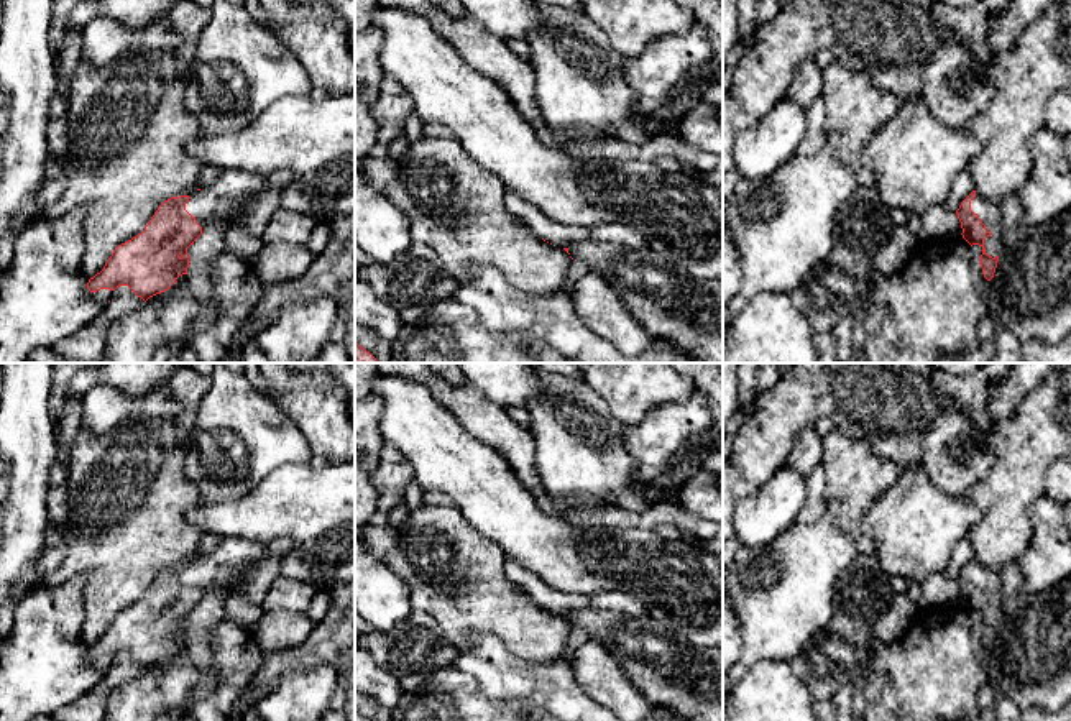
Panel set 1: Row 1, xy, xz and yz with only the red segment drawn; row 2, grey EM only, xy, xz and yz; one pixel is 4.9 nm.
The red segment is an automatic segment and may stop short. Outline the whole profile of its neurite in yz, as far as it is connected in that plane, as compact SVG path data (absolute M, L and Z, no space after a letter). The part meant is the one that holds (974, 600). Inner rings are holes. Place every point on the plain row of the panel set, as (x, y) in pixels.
M972 558L956 578L963 596L963 606L972 614L979 613L982 642L987 649L994 645L999 621L1004 616L1002 583L997 572Z

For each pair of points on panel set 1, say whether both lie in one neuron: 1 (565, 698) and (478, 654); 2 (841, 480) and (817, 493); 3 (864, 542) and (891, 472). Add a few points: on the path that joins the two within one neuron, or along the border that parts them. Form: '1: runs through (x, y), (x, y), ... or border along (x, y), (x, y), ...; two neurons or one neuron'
1: runs through (544, 684), (500, 674); one neuron
2: border along (820, 462), (825, 472), (827, 503); two neurons
3: runs through (854, 524), (854, 505), (873, 486); one neuron

